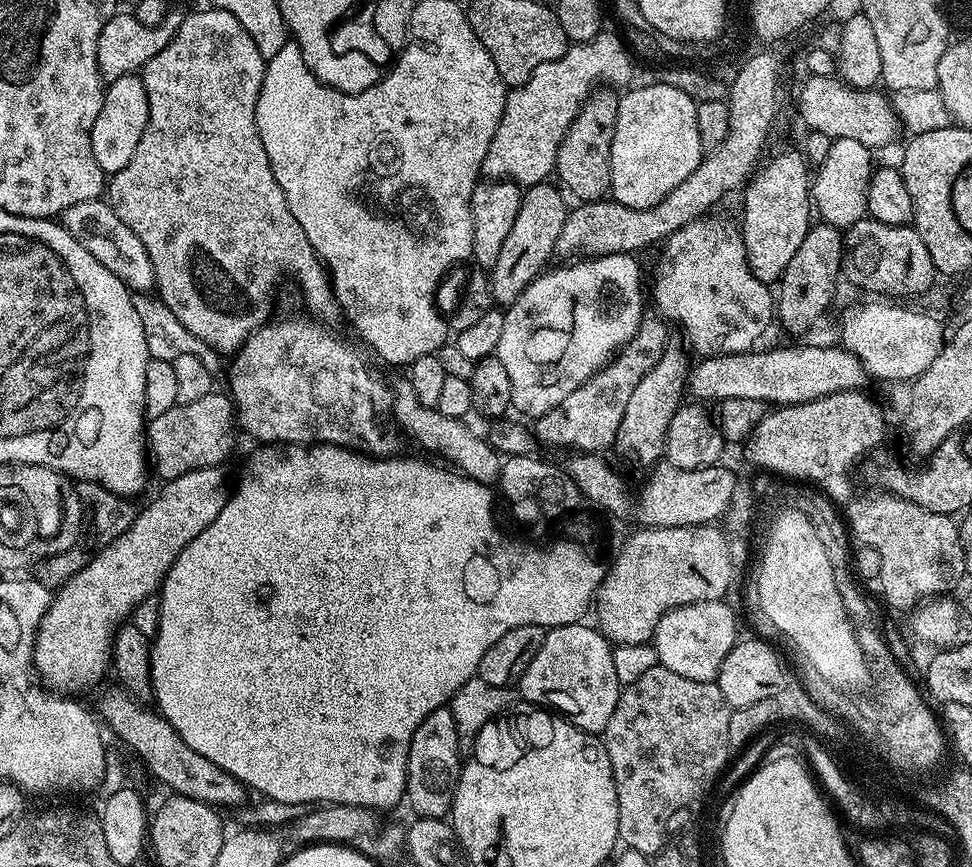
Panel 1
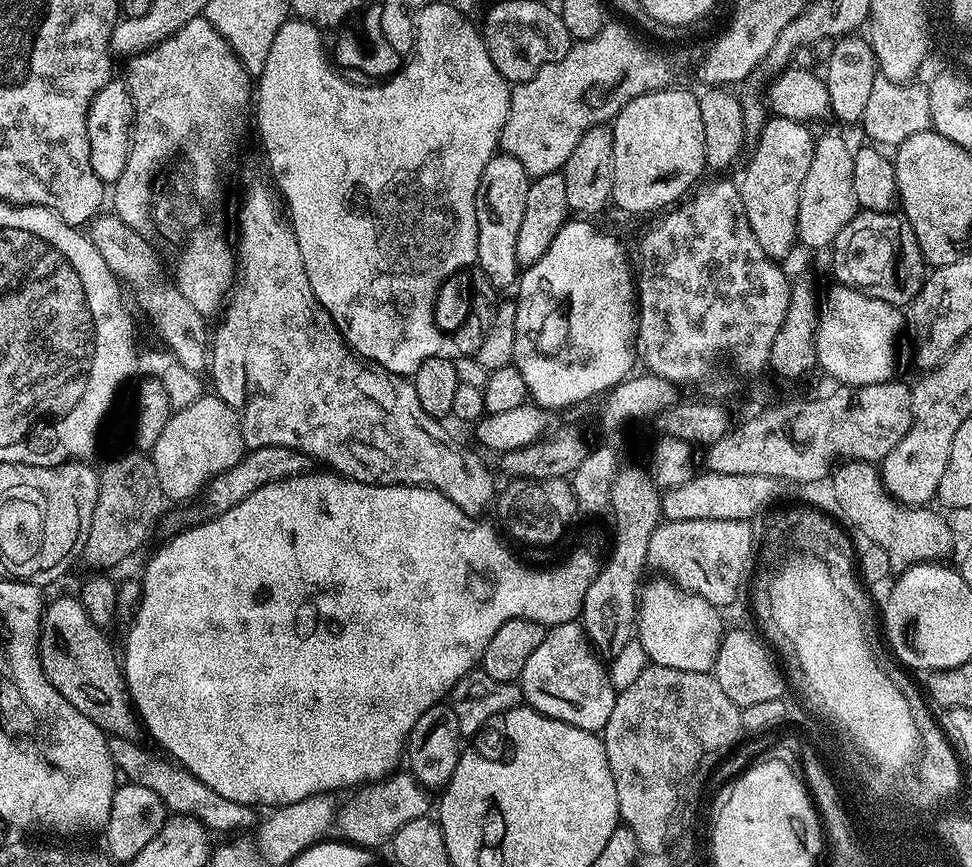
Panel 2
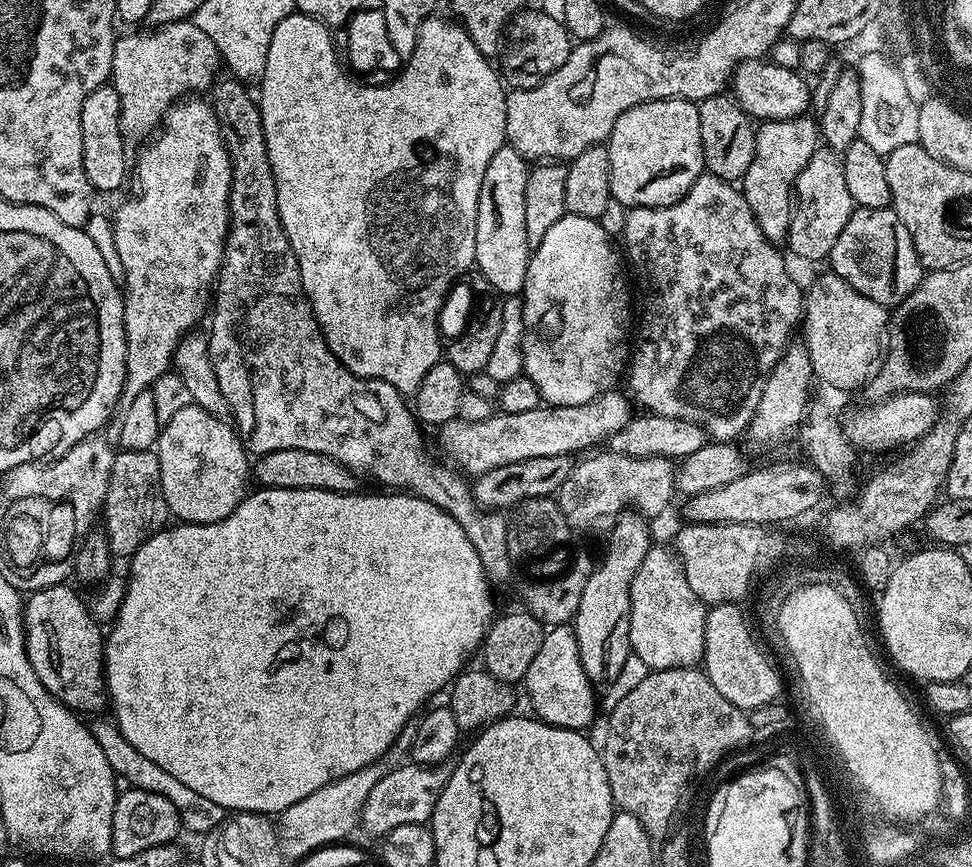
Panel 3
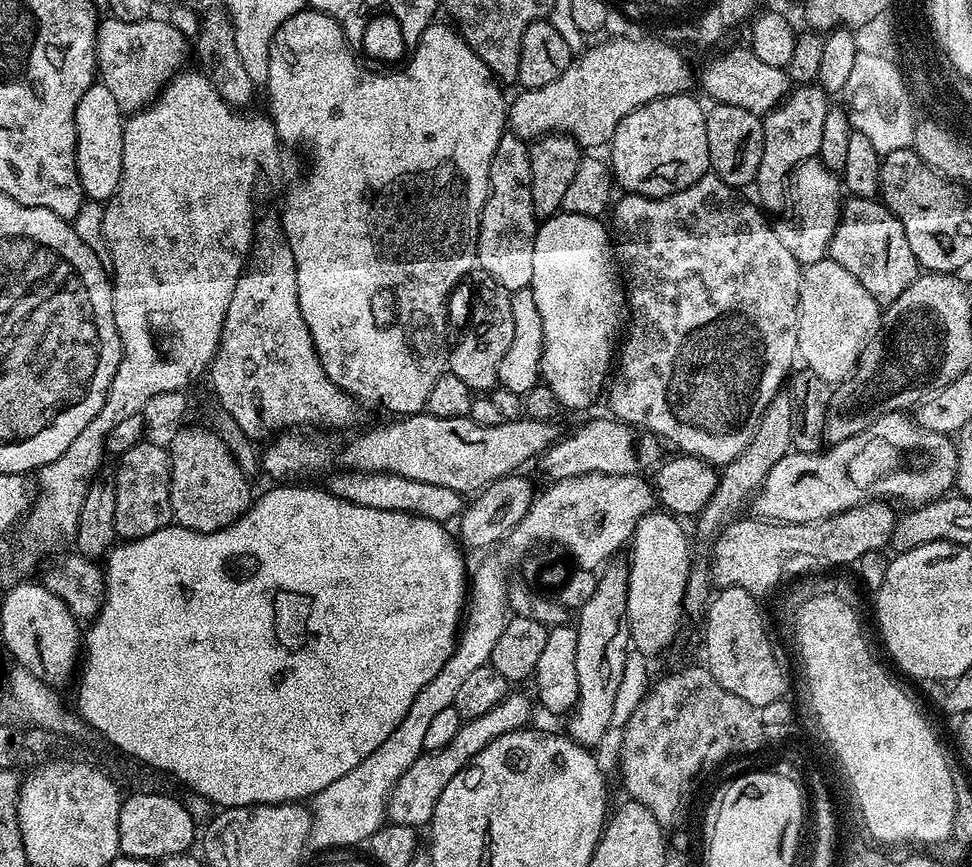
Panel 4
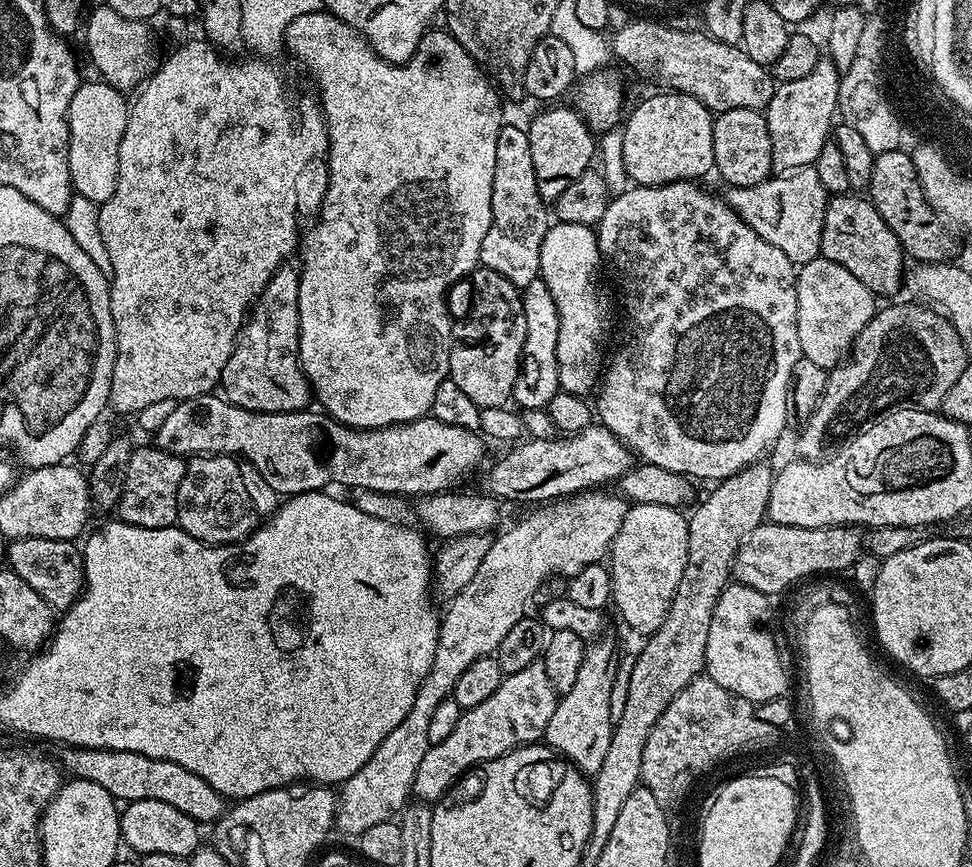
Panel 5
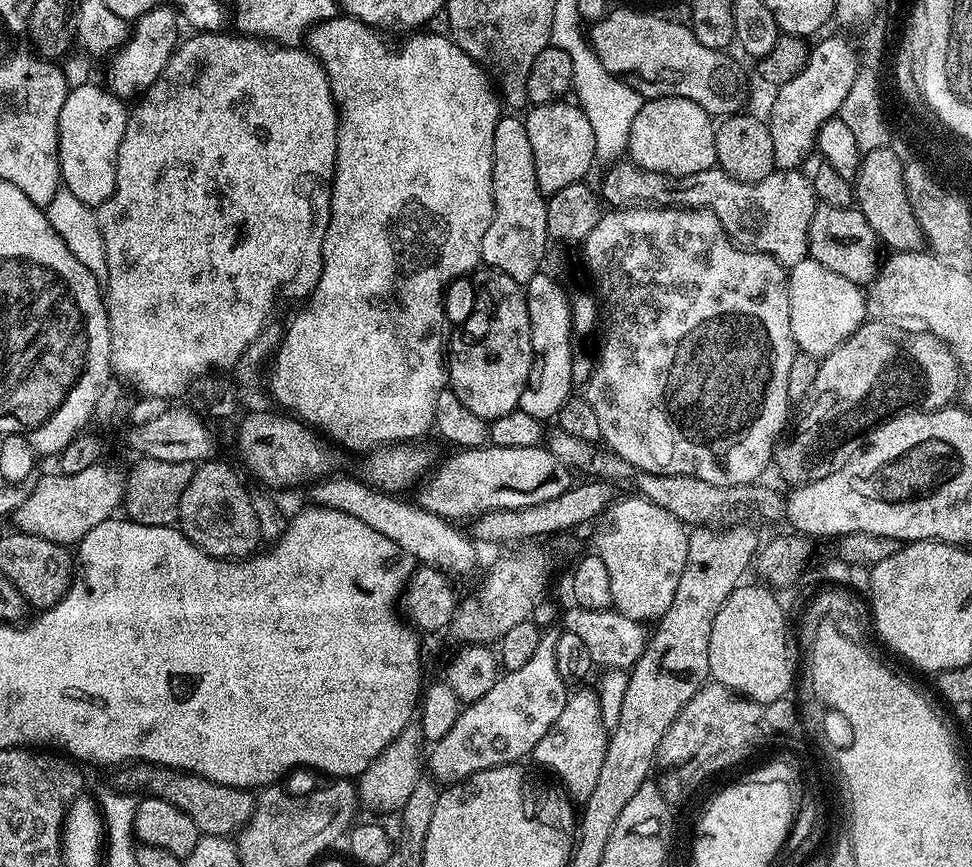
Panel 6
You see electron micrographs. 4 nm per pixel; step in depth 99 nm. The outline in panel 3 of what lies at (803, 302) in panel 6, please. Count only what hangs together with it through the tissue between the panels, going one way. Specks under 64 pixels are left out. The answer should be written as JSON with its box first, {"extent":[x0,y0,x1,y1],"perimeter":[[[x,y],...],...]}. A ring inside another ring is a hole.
{"extent":[802,272,889,389],"perimeter":[[[825,272],[825,276],[818,277],[806,288],[802,313],[802,343],[808,347],[812,374],[819,383],[821,380],[832,388],[859,389],[871,377],[868,375],[872,372],[876,355],[881,355],[889,313],[885,305],[858,294],[854,286],[847,284],[835,272]]]}

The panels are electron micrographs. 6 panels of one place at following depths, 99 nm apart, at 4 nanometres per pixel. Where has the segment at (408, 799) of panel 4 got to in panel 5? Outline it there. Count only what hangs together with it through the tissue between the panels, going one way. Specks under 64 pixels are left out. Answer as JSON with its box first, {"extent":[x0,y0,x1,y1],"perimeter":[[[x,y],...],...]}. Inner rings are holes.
{"extent":[412,662,558,802],"perimeter":[[[537,662],[526,666],[526,670],[507,673],[498,690],[494,690],[486,702],[461,711],[458,726],[454,726],[450,738],[426,750],[426,758],[422,758],[418,765],[418,774],[414,774],[412,796],[420,802],[440,800],[465,772],[476,765],[498,758],[513,748],[537,743],[550,718],[554,718],[557,699],[558,693],[550,678],[546,678],[543,663]]]}

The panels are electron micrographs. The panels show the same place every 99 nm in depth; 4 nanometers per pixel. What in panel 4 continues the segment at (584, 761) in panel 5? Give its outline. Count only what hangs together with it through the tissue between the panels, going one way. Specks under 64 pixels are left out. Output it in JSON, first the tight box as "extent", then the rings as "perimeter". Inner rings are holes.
{"extent":[567,562,630,746],"perimeter":[[[612,562],[599,573],[596,589],[578,610],[578,698],[576,707],[567,717],[567,735],[585,746],[593,746],[613,727],[614,698],[618,698],[618,685],[626,658],[630,651],[628,634],[628,564]],[[605,571],[605,572],[604,572]],[[604,572],[604,573],[603,573]]]}

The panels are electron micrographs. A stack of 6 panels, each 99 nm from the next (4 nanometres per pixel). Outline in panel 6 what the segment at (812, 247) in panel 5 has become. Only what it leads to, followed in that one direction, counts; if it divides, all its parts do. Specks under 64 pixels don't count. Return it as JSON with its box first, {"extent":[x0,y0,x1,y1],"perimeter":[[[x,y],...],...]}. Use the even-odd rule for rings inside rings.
{"extent":[599,162,818,270],"perimeter":[[[616,162],[604,176],[600,184],[599,195],[604,195],[603,203],[608,206],[683,206],[685,208],[707,208],[716,216],[718,222],[724,227],[724,233],[733,244],[747,248],[750,252],[761,252],[767,256],[773,256],[779,264],[791,270],[798,262],[809,259],[808,255],[808,231],[810,230],[810,218],[814,218],[814,210],[818,203],[812,181],[807,175],[803,176],[800,170],[777,170],[771,172],[766,178],[762,178],[756,184],[738,182],[733,176],[727,176],[717,166],[699,172],[691,177],[690,182],[676,182],[673,188],[667,188],[661,177],[655,172],[645,172],[643,168],[631,162]]]}

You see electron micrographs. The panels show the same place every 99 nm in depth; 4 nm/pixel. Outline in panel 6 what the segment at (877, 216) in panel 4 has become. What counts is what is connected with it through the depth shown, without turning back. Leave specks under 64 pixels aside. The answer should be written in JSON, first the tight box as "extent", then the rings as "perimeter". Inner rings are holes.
{"extent":[808,203,878,286],"perimeter":[[[817,203],[808,231],[808,255],[811,259],[826,266],[826,270],[834,270],[834,274],[842,274],[842,278],[850,278],[850,282],[867,286],[878,271],[876,248],[878,241],[874,230],[870,230],[870,222],[866,222],[859,208]]]}

